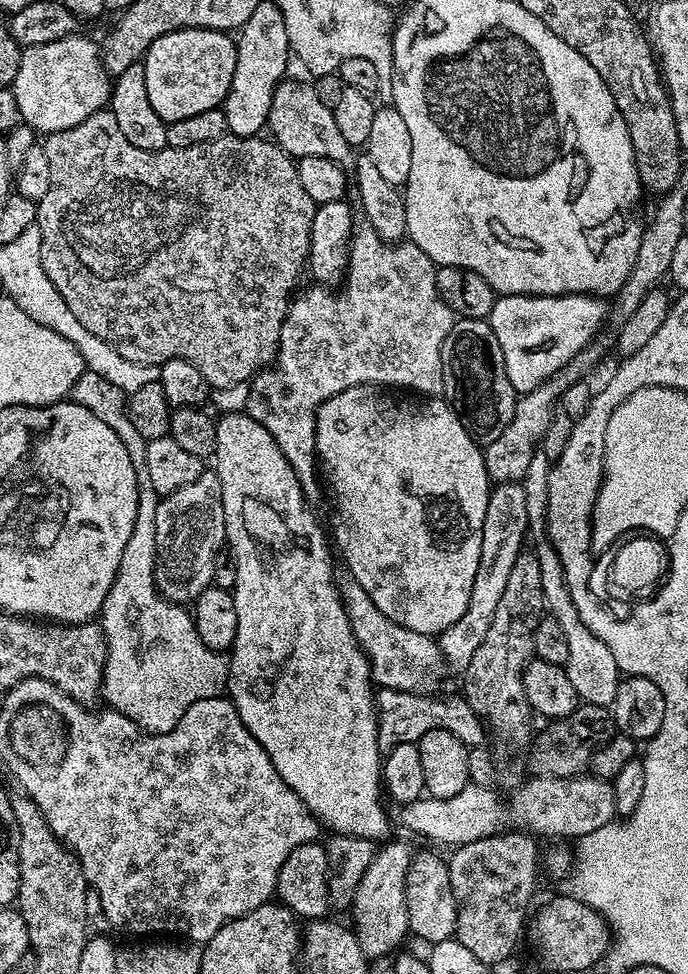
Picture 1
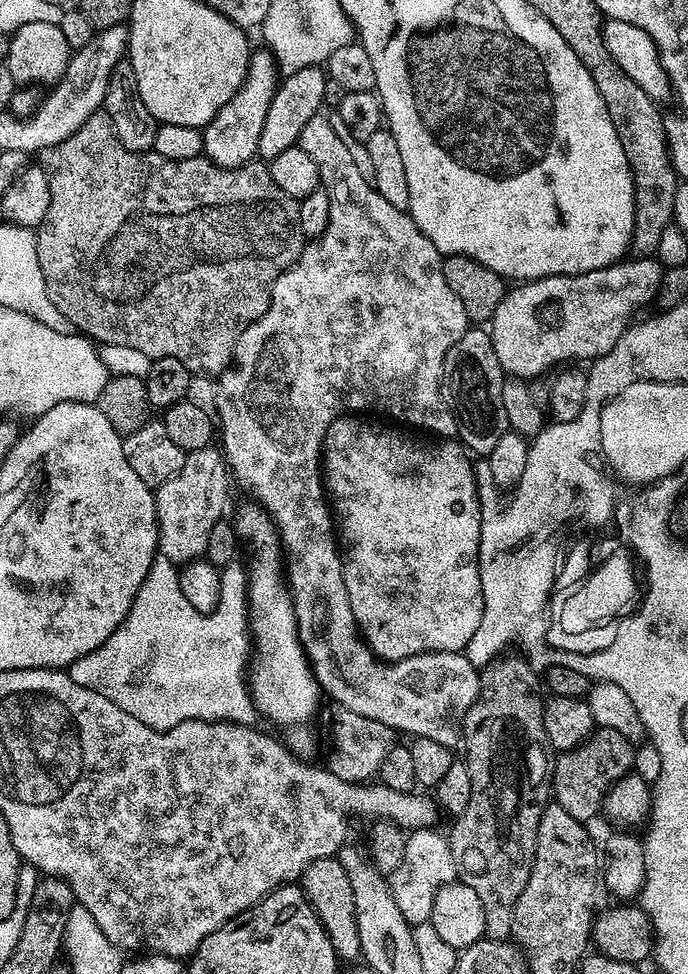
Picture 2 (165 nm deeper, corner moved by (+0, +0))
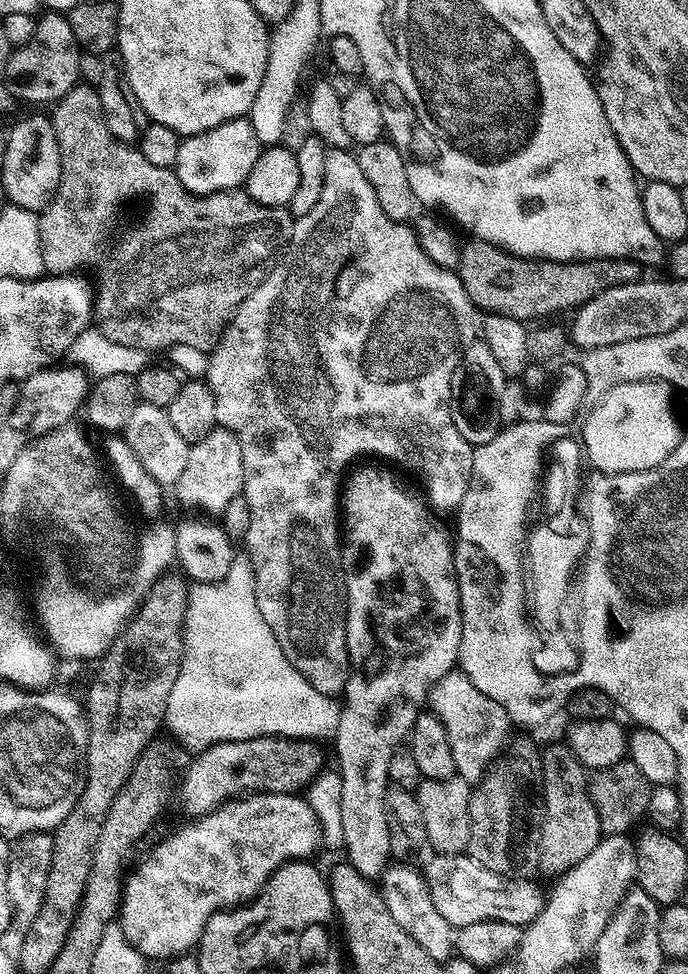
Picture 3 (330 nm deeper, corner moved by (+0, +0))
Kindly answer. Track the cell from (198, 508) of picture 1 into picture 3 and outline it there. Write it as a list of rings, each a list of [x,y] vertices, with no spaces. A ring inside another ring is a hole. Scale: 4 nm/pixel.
[[[217,427],[215,432],[206,434],[196,444],[190,447],[190,458],[182,475],[174,486],[176,500],[188,508],[197,508],[200,512],[209,512],[209,517],[219,517],[221,512],[230,506],[230,498],[241,495],[244,490],[244,467],[238,440],[232,432]]]

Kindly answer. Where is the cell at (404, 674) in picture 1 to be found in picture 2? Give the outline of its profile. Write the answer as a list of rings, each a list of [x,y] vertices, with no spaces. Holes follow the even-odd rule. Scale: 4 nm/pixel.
[[[319,114],[306,122],[306,126],[302,128],[298,146],[302,150],[306,150],[306,154],[310,154],[310,158],[314,158],[314,162],[318,162],[320,182],[324,192],[330,198],[330,222],[326,222],[326,230],[322,230],[320,236],[309,239],[305,243],[300,257],[280,275],[278,282],[274,282],[270,306],[266,310],[266,314],[262,314],[262,318],[258,318],[258,322],[246,326],[246,330],[238,338],[234,362],[229,364],[228,369],[220,373],[218,377],[218,402],[215,411],[215,415],[218,417],[218,432],[219,435],[220,432],[224,435],[222,451],[231,475],[235,479],[237,476],[246,487],[252,488],[251,499],[272,517],[272,521],[276,524],[276,530],[280,533],[280,539],[287,552],[286,583],[292,596],[300,643],[304,646],[304,653],[308,656],[312,673],[316,675],[316,681],[320,684],[321,693],[327,697],[329,695],[333,703],[345,706],[354,714],[361,714],[362,717],[382,722],[394,732],[406,732],[414,738],[417,736],[428,737],[434,742],[439,742],[453,749],[461,741],[465,716],[469,712],[470,706],[480,696],[480,672],[477,665],[470,663],[464,652],[423,652],[417,656],[395,662],[381,662],[372,655],[372,649],[364,643],[361,633],[357,629],[354,614],[350,610],[350,594],[346,594],[342,552],[338,547],[337,537],[334,535],[334,520],[330,515],[329,505],[326,503],[326,493],[322,483],[322,449],[326,430],[336,421],[336,417],[344,413],[359,413],[361,411],[360,404],[364,408],[377,408],[378,411],[385,412],[386,415],[393,416],[396,420],[401,420],[401,422],[396,421],[401,425],[409,424],[409,426],[404,425],[409,429],[429,428],[430,431],[437,432],[440,438],[455,437],[458,425],[442,387],[444,363],[450,346],[454,346],[454,342],[458,342],[458,338],[462,338],[462,334],[470,326],[470,321],[466,310],[462,310],[462,302],[458,302],[458,294],[454,294],[454,290],[450,290],[450,285],[446,283],[446,274],[442,274],[444,257],[434,246],[434,242],[430,242],[430,238],[426,238],[426,234],[422,234],[422,230],[418,230],[418,226],[412,221],[412,217],[405,209],[390,206],[390,202],[386,202],[386,198],[382,198],[382,194],[378,194],[375,184],[362,178],[358,166],[354,166],[354,158],[350,158],[350,150],[346,150],[342,138],[338,138],[338,134],[334,134],[331,119],[327,115],[324,116],[324,114]]]

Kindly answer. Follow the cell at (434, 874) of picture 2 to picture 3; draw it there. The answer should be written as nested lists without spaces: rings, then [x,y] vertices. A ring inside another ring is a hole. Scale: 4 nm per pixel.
[[[436,854],[433,857],[433,860],[422,868],[422,875],[428,881],[430,898],[434,898],[438,914],[442,914],[442,918],[446,918],[446,922],[450,922],[453,929],[479,920],[501,920],[527,926],[544,909],[545,893],[543,891],[540,893],[539,886],[532,884],[536,882],[531,879],[505,880],[504,877],[494,874],[494,870],[486,870],[486,866],[482,866],[474,857],[467,854]]]

